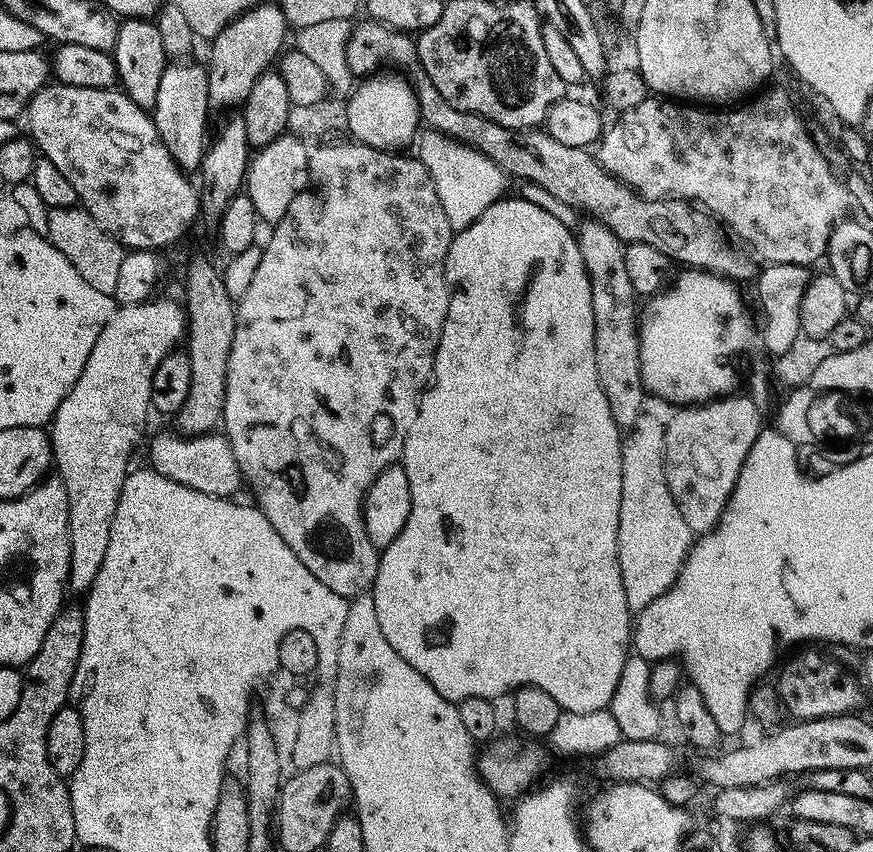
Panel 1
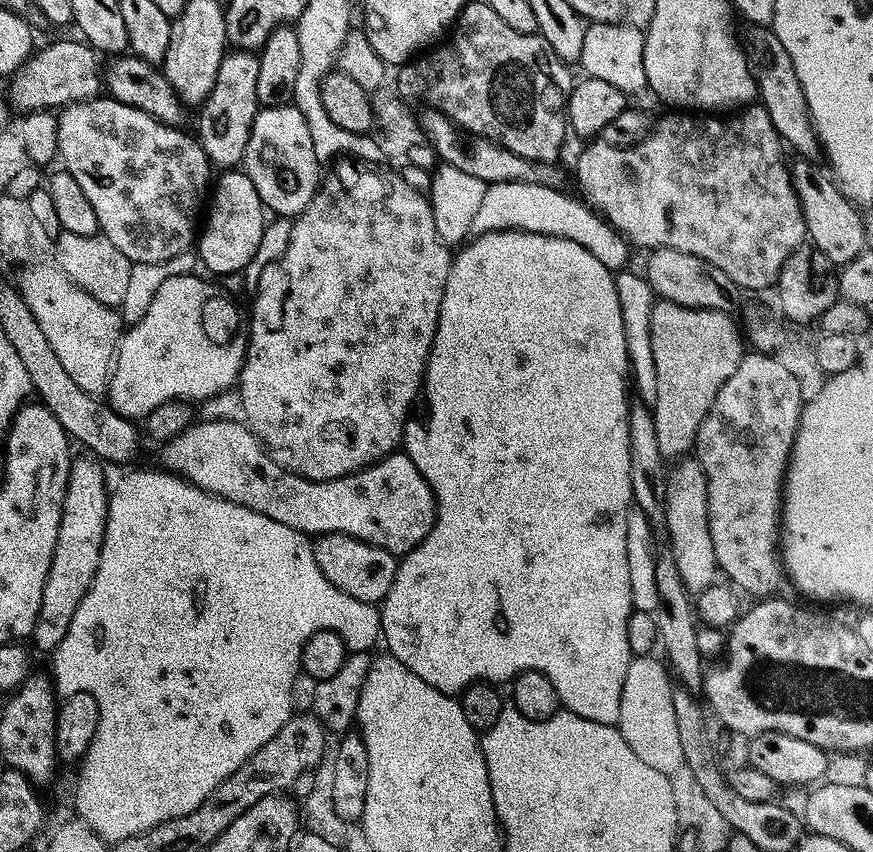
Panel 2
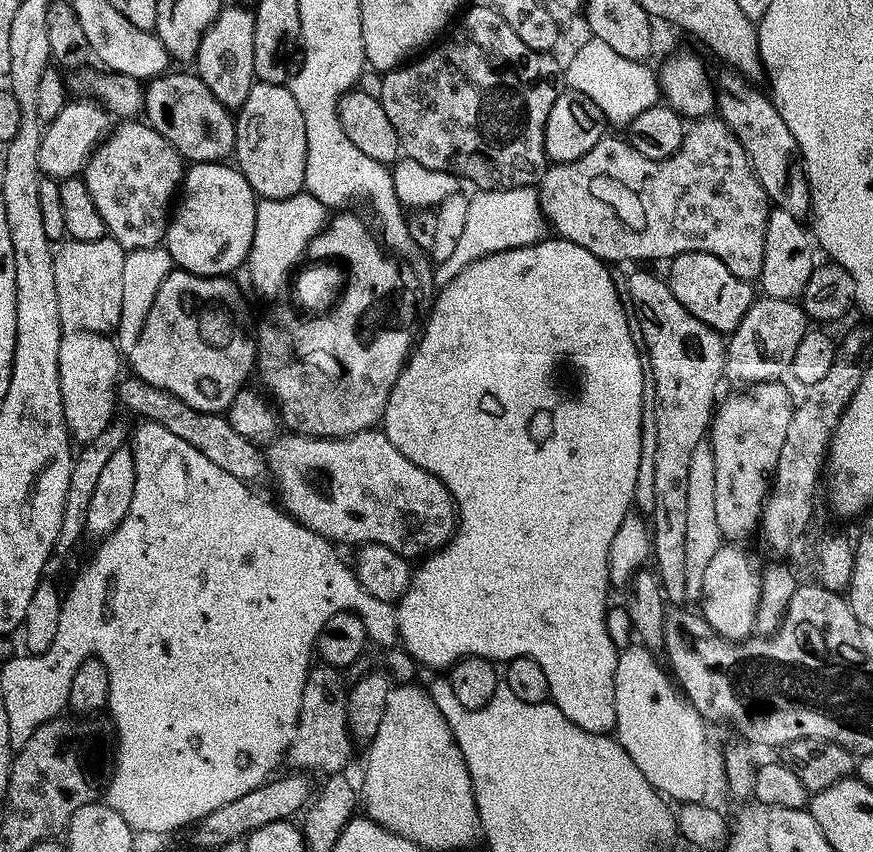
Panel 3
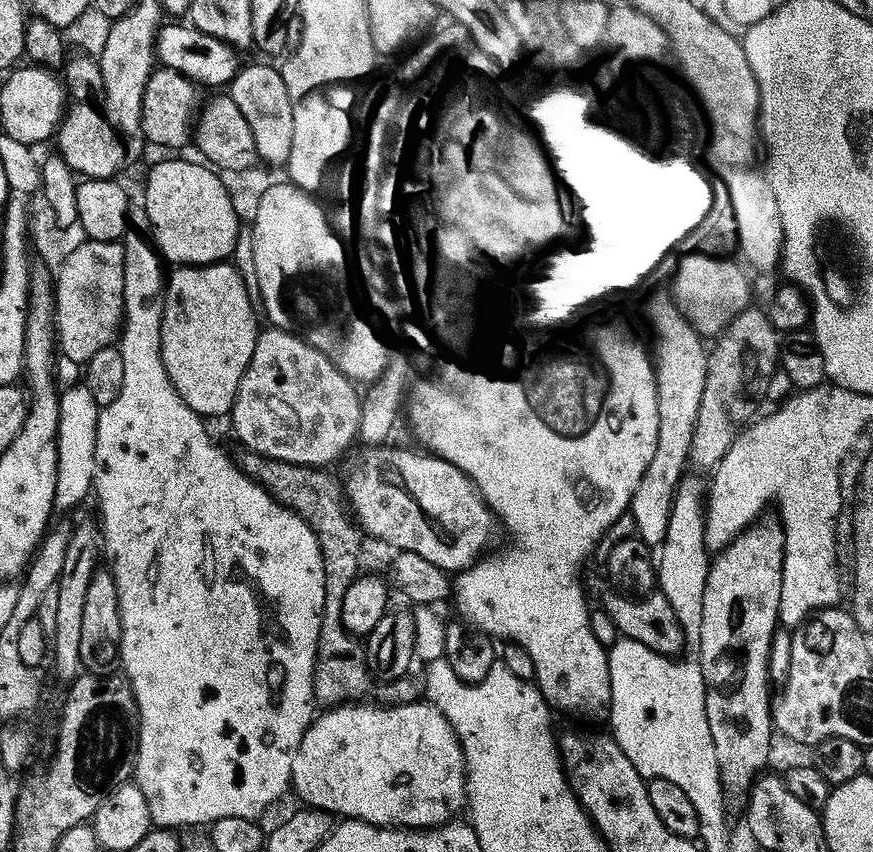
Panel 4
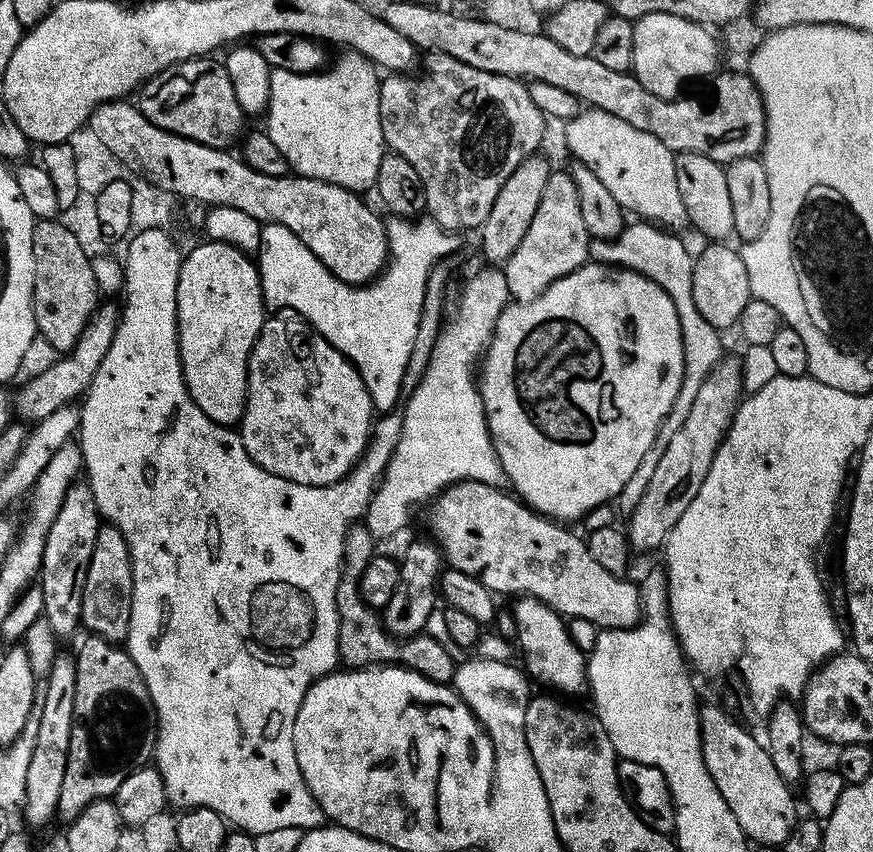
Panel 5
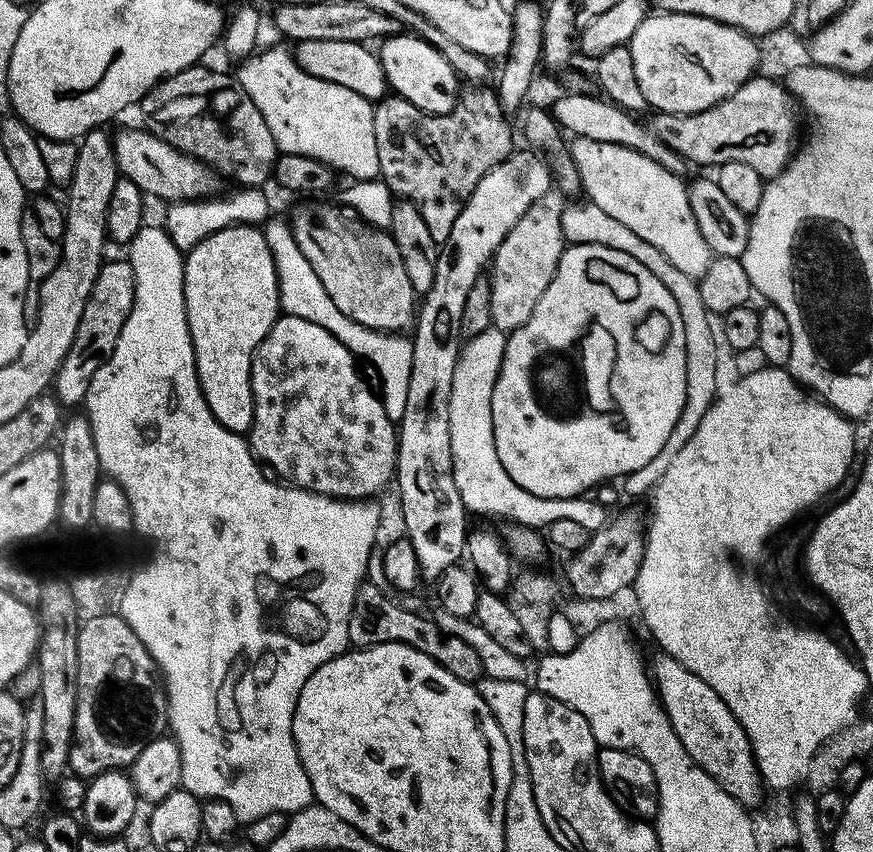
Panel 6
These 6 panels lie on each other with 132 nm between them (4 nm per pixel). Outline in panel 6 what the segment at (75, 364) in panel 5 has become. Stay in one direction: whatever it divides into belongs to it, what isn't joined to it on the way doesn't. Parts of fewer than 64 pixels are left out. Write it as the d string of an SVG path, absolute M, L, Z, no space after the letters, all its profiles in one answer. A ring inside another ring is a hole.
M126 258L105 259L94 282L94 290L90 290L86 310L82 310L82 322L78 322L78 334L74 334L74 342L62 362L58 379L54 384L54 388L60 391L58 400L61 405L84 404L94 374L112 356L114 346L122 334L122 326L134 306L135 293L136 279L132 263Z

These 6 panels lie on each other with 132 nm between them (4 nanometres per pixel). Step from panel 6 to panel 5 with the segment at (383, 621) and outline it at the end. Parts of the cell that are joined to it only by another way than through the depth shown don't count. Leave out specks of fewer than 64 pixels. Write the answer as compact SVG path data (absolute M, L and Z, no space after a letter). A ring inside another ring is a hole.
M360 522L349 528L344 539L344 562L340 566L340 581L336 595L340 615L339 663L348 668L367 668L399 662L401 665L413 668L416 672L421 672L423 676L429 676L434 682L448 684L455 677L457 665L457 661L452 660L451 654L448 653L449 645L427 634L417 634L407 638L390 635L384 626L381 613L364 599L364 594L360 591L360 579L362 570L366 570L374 555L372 540L374 540L374 533Z

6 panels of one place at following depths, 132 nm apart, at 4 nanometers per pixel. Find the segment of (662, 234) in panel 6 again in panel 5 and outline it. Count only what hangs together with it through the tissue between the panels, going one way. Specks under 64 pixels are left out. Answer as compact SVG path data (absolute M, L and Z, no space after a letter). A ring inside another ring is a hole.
M597 108L580 110L575 117L567 121L568 127L568 148L576 155L579 163L586 165L598 174L602 186L614 194L614 198L621 208L629 213L637 212L637 217L648 222L655 222L660 226L672 226L668 224L684 224L688 219L686 210L682 206L682 194L678 190L678 178L676 177L676 161L674 153L654 134L646 134L642 130L634 130L630 122L622 122L622 118L614 118L614 114L606 114Z

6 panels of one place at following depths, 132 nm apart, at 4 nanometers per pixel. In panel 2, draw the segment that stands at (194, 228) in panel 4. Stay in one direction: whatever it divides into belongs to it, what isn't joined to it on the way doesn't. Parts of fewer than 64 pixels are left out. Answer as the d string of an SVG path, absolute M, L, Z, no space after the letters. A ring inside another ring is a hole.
M226 170L220 174L220 178L215 179L212 191L214 190L214 196L210 198L210 210L208 212L208 218L206 224L202 226L201 232L198 236L196 244L196 250L203 262L214 272L218 273L218 276L225 274L231 274L233 272L243 271L243 268L249 264L250 258L254 256L258 245L262 240L262 234L264 233L264 226L266 223L266 209L258 197L258 192L254 187L254 184L242 170Z

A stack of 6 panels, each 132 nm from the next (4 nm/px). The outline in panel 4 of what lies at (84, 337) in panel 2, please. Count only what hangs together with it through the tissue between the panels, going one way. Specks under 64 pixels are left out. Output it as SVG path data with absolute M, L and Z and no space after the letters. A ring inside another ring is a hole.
M85 386L63 389L60 397L60 431L56 438L55 502L57 510L70 510L78 505L92 488L94 470L94 446L98 432L98 418L101 407L96 405L94 397Z

